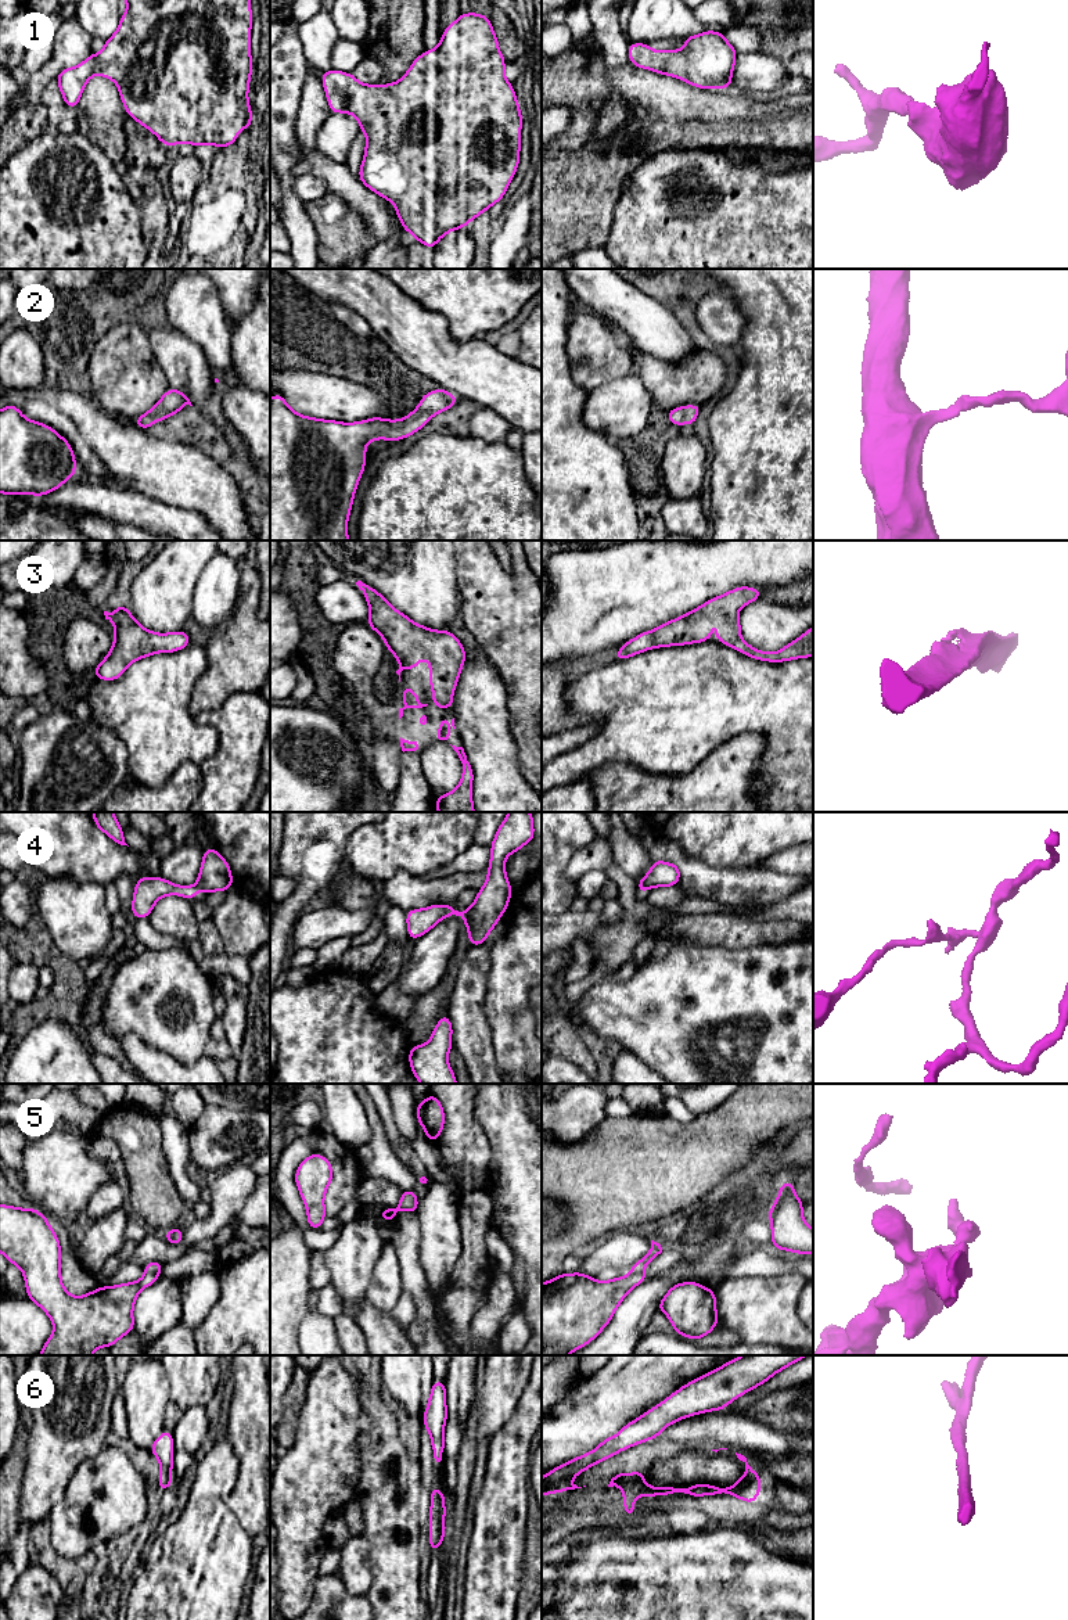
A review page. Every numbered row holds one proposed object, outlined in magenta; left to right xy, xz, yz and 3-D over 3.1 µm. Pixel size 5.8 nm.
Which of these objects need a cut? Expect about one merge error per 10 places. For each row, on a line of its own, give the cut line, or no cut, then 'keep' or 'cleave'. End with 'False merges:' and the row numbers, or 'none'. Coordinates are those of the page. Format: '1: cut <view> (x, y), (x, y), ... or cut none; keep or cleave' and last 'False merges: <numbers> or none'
1: cut none; keep
2: cut none; keep
3: cut none; keep
4: cut xz (468, 911), (466, 918); cleave
5: cut none; keep
6: cut none; keep
False merges: 4

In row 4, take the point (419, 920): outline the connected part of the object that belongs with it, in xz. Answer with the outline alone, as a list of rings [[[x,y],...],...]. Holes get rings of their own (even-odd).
[[[431,905],[424,909],[410,909],[406,912],[407,922],[407,935],[410,940],[417,940],[418,937],[428,933],[432,927],[435,927],[442,919],[456,915],[460,917],[467,917],[468,910],[459,912],[453,905]]]

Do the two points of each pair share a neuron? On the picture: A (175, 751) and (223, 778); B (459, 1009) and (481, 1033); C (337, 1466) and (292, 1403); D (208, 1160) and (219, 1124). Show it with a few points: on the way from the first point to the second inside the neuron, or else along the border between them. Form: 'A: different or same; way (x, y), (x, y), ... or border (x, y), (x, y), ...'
A: different; border (218, 736), (218, 749), (198, 764)
B: same; way (464, 1015), (475, 1027)
C: different; border (308, 1382), (295, 1440), (291, 1446)
D: same; way (208, 1152), (207, 1139), (214, 1132)

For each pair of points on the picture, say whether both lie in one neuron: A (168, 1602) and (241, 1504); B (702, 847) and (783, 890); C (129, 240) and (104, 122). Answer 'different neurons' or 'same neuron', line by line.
A: different neurons
B: different neurons
C: different neurons

